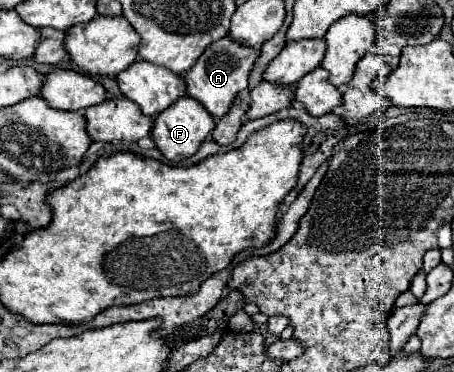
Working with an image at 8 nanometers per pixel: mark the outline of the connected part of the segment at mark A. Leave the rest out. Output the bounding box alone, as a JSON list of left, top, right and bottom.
[183,37,259,119]

